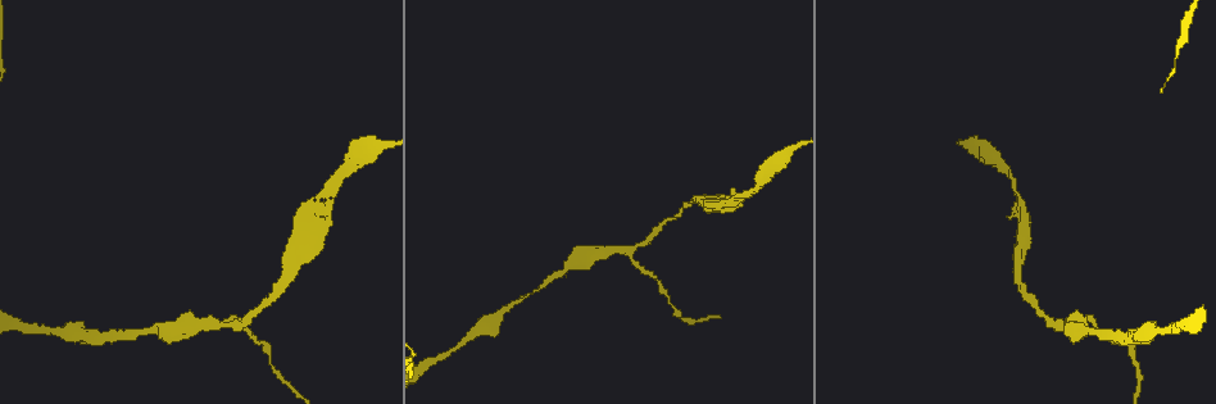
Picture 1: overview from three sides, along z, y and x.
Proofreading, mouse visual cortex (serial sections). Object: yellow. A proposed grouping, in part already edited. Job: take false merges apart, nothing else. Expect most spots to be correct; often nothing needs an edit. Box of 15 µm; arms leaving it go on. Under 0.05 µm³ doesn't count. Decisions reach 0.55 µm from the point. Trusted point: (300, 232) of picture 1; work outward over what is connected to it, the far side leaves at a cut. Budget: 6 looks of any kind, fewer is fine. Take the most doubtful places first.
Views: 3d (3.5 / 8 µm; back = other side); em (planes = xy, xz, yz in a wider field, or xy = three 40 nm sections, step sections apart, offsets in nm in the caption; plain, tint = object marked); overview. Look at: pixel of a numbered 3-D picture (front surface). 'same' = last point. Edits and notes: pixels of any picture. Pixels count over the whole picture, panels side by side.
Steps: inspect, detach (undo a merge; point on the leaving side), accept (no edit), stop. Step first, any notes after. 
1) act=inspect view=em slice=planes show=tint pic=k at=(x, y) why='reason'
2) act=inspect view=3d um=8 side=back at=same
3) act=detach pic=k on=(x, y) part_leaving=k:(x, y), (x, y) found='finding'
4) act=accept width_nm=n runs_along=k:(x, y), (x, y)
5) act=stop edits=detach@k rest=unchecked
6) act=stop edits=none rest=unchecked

act=inspect view=3d um=8 side=back pic=1 at=(220, 323)

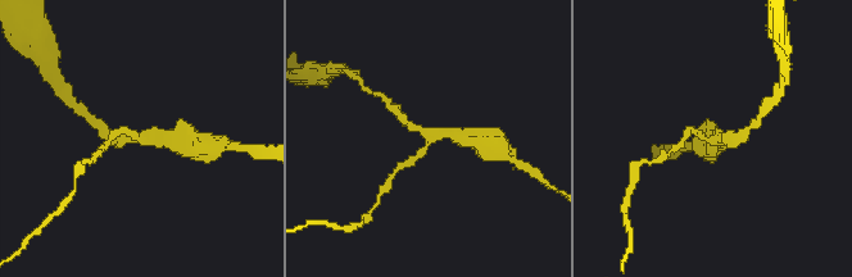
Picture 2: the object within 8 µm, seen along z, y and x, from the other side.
act=inspect view=em slice=xy step=1 show=tint pic=2 at=(137, 137) arms=3 arm_widths_nm=200,250,350 why='shape alone is not enough'

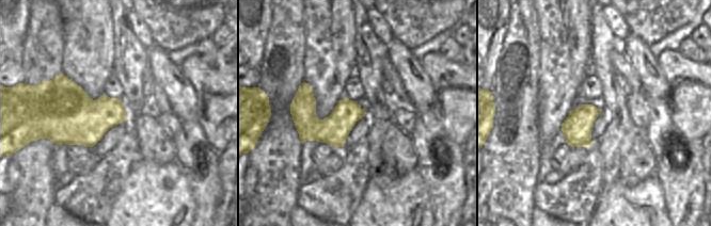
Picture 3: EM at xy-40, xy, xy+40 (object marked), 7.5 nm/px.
act=accept runs_along=2:(397, 113), (426, 134), (466, 139) found='continuous, no second cell'

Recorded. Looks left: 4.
act=inspect view=3d um=8 pic=1 at=(322, 195) why='a narrow waist'

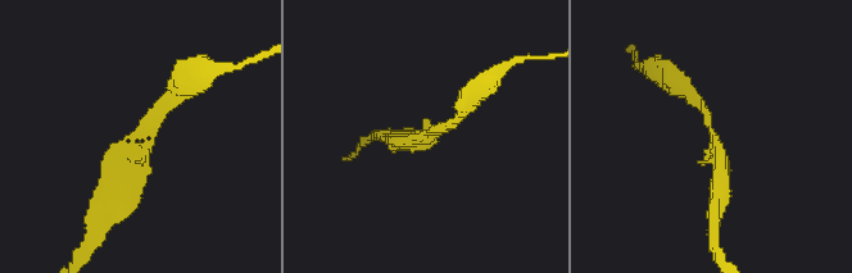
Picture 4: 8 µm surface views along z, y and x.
act=inspect view=3d um=3.5 pic=4 at=(714, 135) why='closer look'

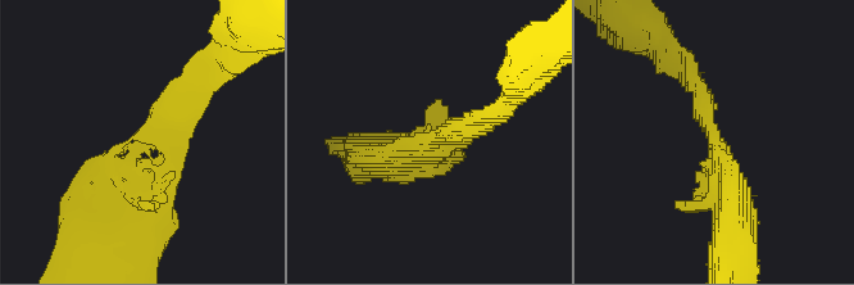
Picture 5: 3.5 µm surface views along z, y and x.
act=inspect view=em slice=xy step=2 show=tint pic=5 at=(142, 140) arm_widths_nm=250,450

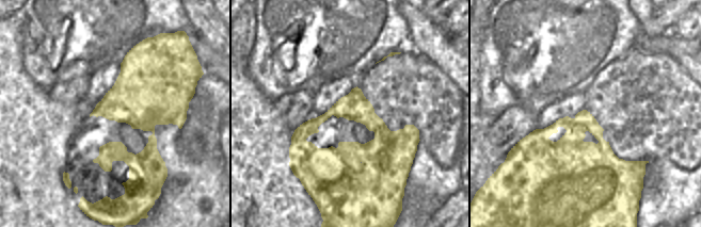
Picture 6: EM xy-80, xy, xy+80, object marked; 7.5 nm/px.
act=accept runs_along=5:(123, 221), (146, 130), (198, 82) found='continuous, no second cell'

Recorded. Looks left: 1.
act=stop edits=none rest=unchecked

